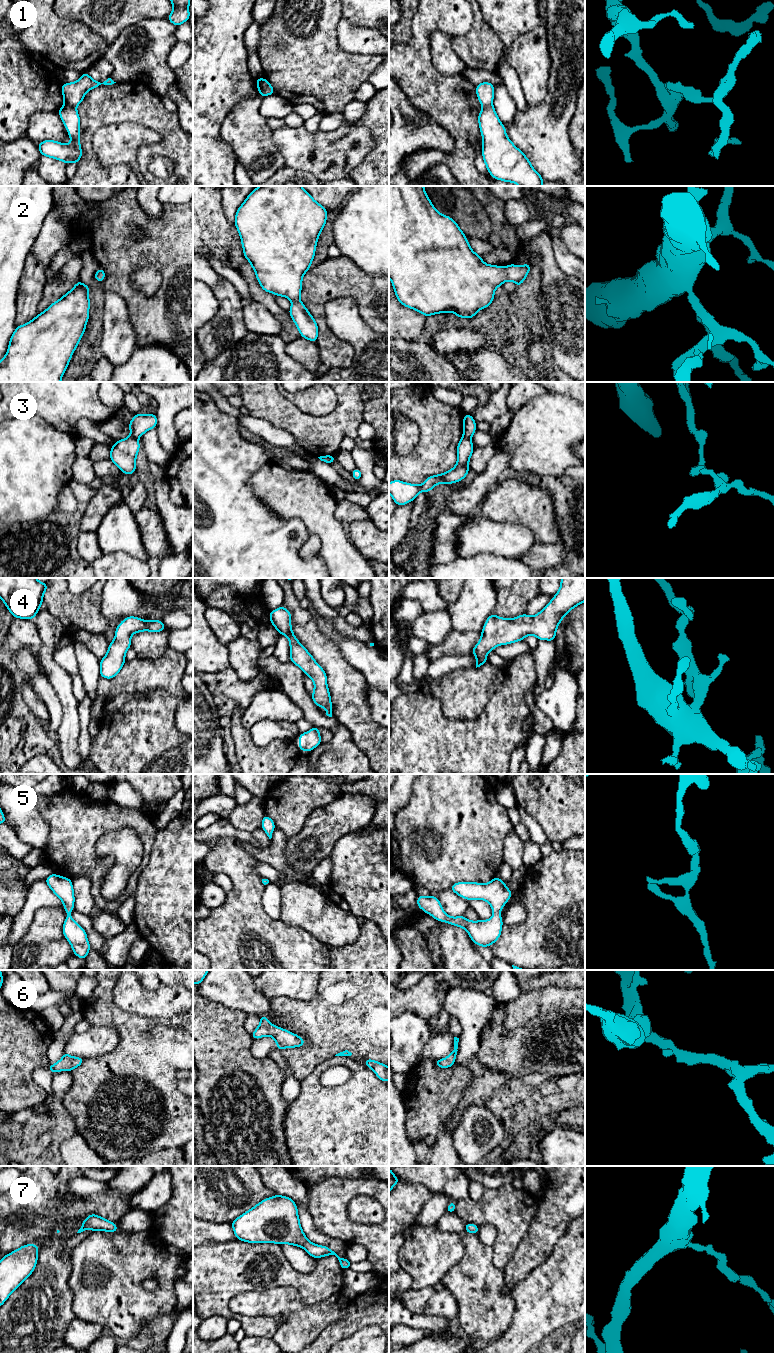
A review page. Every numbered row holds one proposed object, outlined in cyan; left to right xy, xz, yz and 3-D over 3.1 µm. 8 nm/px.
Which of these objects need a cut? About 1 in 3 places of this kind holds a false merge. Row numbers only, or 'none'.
1, 3

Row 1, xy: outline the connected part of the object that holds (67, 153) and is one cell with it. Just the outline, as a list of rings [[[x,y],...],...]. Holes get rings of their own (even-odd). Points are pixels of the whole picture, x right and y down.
[[[64,104],[59,110],[61,121],[64,123],[68,135],[71,138],[70,144],[63,144],[54,140],[45,140],[38,143],[38,149],[42,156],[47,156],[53,159],[60,160],[66,164],[74,162],[78,165],[79,160],[83,154],[80,146],[80,116],[75,107]]]

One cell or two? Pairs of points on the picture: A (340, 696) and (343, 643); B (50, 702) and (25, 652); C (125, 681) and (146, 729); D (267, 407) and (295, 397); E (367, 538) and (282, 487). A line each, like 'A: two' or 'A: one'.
A: two
B: one
C: two
D: two
E: two

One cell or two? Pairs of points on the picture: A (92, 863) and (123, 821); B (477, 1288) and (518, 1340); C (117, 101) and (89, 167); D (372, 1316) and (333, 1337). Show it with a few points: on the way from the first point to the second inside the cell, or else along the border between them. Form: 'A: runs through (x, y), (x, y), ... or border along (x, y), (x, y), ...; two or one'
A: runs through (90, 849), (90, 838), (109, 821); one
B: border along (514, 1304), (511, 1325), (495, 1340); two
C: runs through (100, 117), (87, 130), (87, 150); one
D: runs through (362, 1316), (356, 1316), (343, 1328); one

